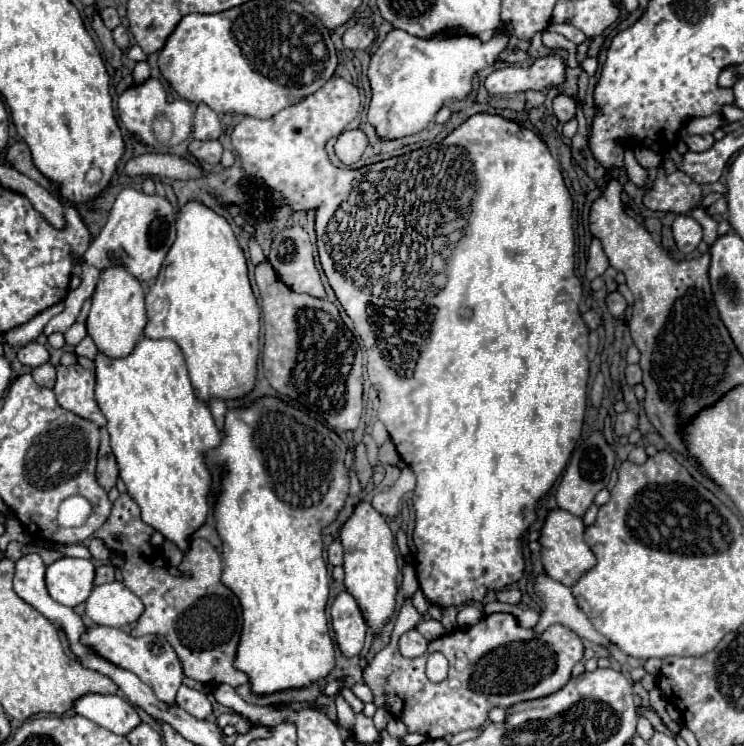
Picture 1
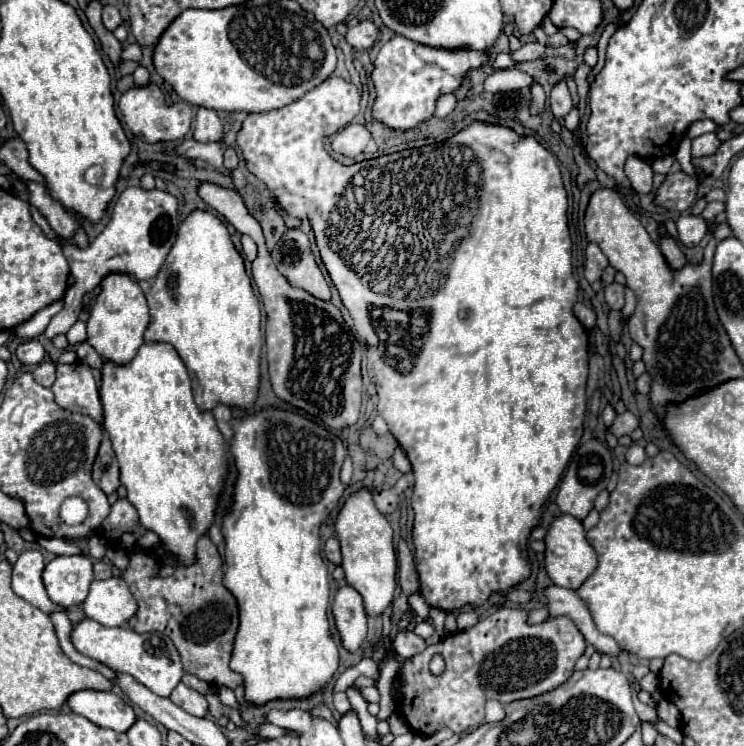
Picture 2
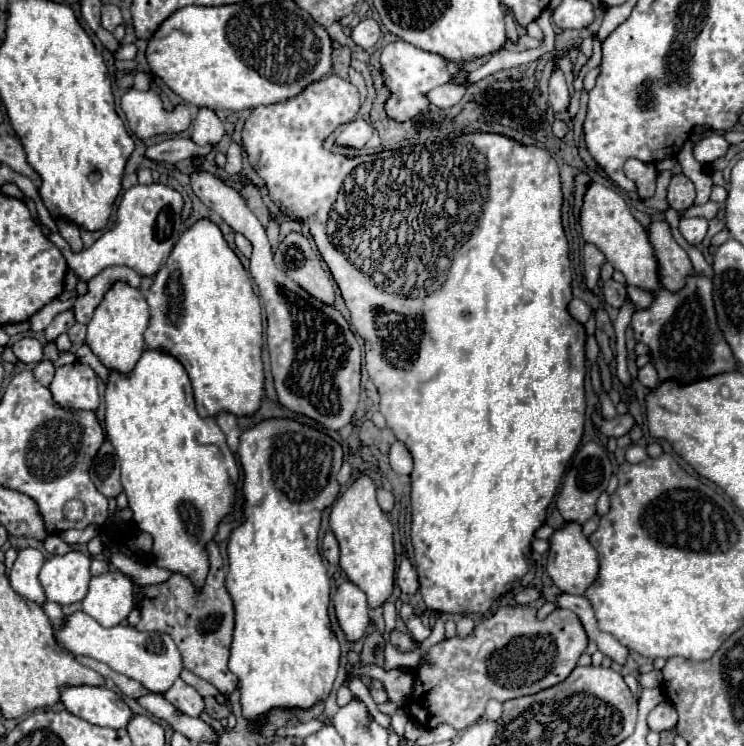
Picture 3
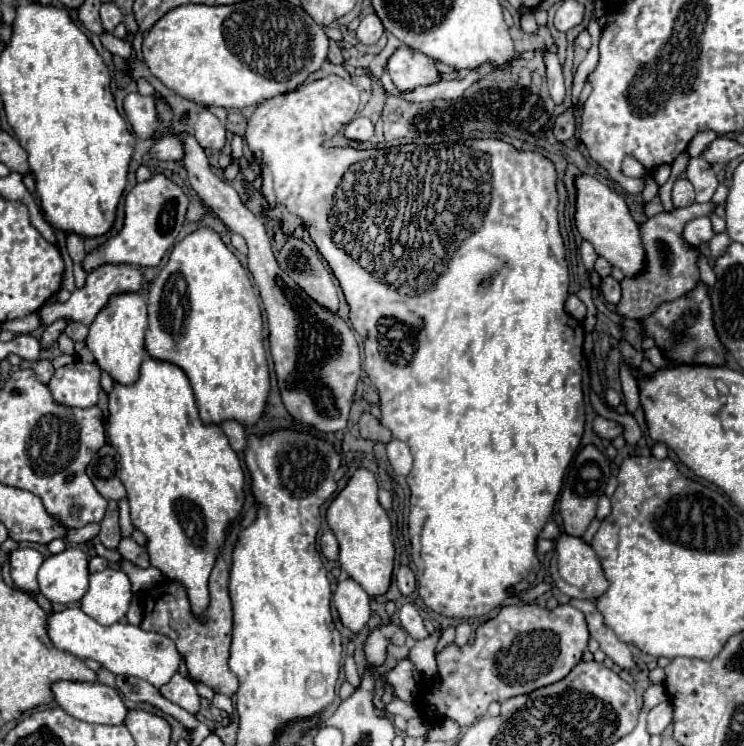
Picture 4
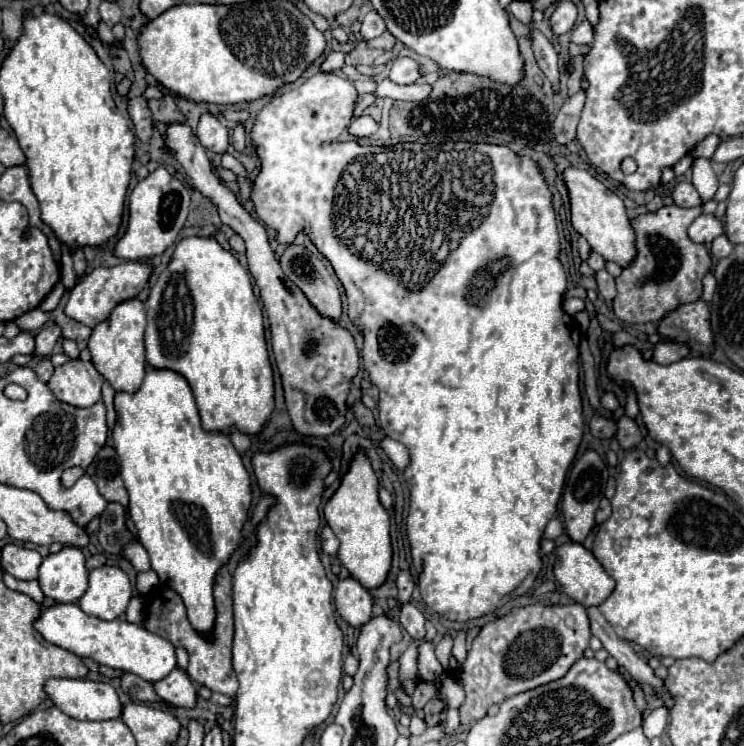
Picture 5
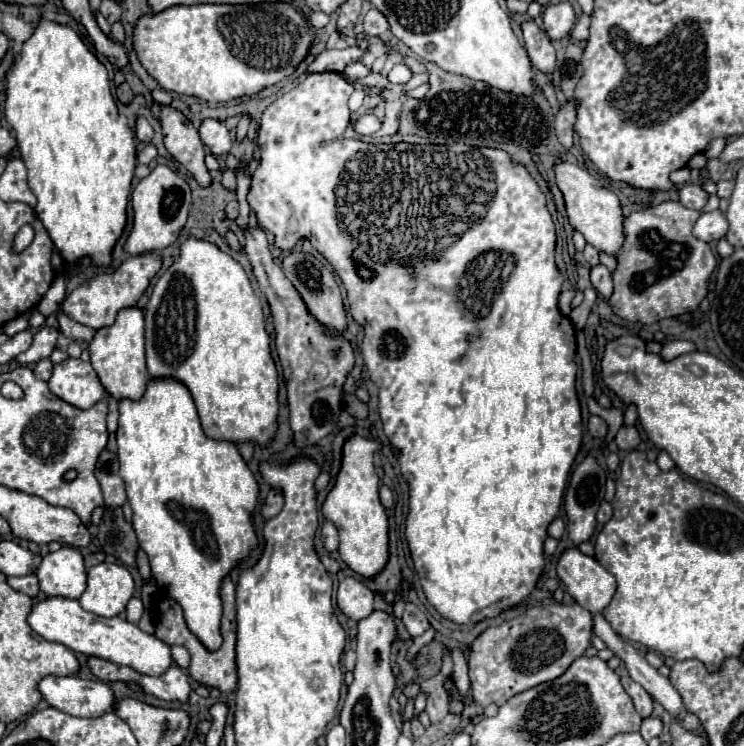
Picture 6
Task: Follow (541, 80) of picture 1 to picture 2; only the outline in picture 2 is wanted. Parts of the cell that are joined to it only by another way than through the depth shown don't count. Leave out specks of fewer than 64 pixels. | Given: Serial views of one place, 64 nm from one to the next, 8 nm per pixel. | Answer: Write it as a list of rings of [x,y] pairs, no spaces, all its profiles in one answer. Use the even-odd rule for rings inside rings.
[[[508,68],[508,70],[496,70],[492,72],[486,82],[484,88],[488,92],[504,92],[504,90],[520,90],[524,86],[528,86],[532,82],[532,78],[516,68]]]

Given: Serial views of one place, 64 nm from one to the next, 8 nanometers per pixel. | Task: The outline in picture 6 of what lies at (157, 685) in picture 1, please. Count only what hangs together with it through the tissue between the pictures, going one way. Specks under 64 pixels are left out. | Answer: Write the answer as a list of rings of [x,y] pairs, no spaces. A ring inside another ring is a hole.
[[[46,596],[46,598],[38,600],[28,614],[28,624],[44,640],[60,642],[66,648],[86,654],[86,656],[98,656],[98,658],[110,660],[114,664],[130,666],[130,668],[138,670],[140,674],[158,676],[172,664],[170,646],[164,644],[162,640],[158,640],[156,636],[142,632],[136,624],[130,624],[128,620],[124,620],[120,616],[102,618],[92,612],[86,612],[86,610],[82,610],[80,602],[72,600],[72,598]]]

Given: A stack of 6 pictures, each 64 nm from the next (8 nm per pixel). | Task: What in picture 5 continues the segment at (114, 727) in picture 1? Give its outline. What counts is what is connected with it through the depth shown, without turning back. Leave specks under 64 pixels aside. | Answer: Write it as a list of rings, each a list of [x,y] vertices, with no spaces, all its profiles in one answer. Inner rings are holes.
[[[50,678],[44,692],[64,714],[78,720],[118,718],[122,704],[116,690],[108,682],[92,682],[84,678]]]

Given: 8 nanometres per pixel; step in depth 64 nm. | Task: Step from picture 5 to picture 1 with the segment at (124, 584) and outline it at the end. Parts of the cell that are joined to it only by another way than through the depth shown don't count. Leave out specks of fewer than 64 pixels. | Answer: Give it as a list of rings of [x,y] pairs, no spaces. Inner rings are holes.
[[[122,582],[100,584],[92,588],[86,600],[86,614],[100,626],[122,628],[136,622],[144,606]]]

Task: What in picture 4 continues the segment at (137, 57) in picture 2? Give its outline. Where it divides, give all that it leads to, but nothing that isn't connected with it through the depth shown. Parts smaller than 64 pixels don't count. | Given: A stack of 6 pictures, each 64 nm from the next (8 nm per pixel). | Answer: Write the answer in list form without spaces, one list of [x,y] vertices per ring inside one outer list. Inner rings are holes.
[[[105,31],[101,34],[100,40],[103,46],[114,55],[119,55],[125,59],[129,59],[131,55],[131,44],[124,39],[118,39],[111,33]]]

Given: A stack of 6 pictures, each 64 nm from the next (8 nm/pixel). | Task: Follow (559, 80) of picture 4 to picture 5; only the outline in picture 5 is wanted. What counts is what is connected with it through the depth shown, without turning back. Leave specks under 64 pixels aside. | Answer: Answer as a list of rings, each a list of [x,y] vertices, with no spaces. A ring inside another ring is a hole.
[[[534,26],[530,28],[530,40],[532,40],[532,52],[538,68],[544,72],[544,76],[552,82],[552,88],[556,90],[558,88],[558,54],[552,42]]]

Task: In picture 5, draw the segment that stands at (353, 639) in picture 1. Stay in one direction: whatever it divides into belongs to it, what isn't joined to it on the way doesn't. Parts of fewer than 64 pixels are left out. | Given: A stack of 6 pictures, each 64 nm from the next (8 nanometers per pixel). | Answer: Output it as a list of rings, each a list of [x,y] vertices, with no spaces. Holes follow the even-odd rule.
[[[356,578],[340,580],[334,600],[340,616],[354,628],[360,628],[360,624],[372,618],[372,596]]]

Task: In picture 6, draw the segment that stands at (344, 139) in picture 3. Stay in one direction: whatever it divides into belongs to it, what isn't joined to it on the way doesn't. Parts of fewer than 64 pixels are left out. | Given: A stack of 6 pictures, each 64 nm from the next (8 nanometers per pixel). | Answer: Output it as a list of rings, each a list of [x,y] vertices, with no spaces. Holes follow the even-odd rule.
[[[364,114],[364,116],[360,116],[358,122],[354,124],[354,130],[356,130],[358,134],[374,134],[374,132],[380,130],[380,126],[382,126],[382,122],[380,122],[378,116],[374,116],[374,114]]]

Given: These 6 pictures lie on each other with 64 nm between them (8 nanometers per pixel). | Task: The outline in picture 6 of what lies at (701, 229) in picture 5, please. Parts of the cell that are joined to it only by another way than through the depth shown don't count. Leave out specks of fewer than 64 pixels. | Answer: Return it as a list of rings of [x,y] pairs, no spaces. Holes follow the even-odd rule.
[[[720,210],[704,212],[694,226],[694,236],[708,244],[718,242],[720,238],[726,236],[726,232],[728,232],[728,220]]]

